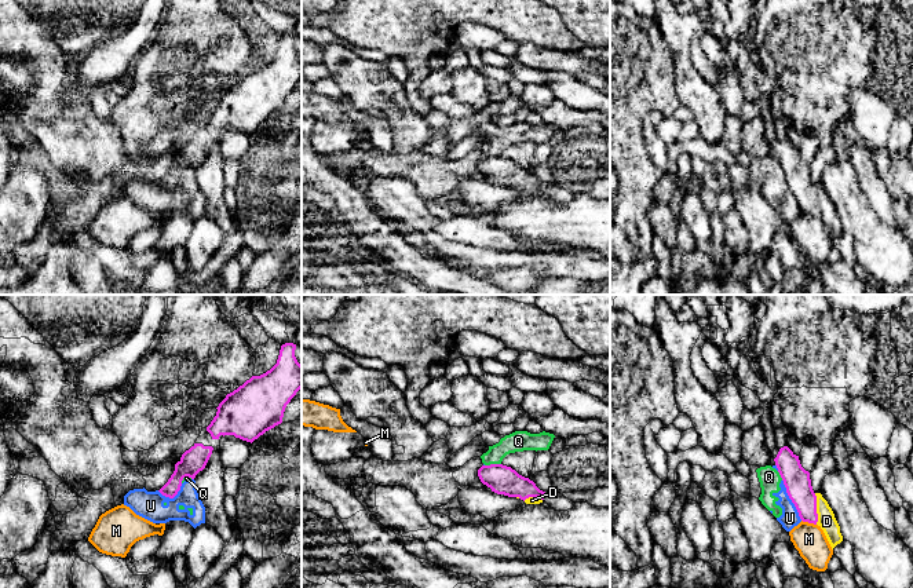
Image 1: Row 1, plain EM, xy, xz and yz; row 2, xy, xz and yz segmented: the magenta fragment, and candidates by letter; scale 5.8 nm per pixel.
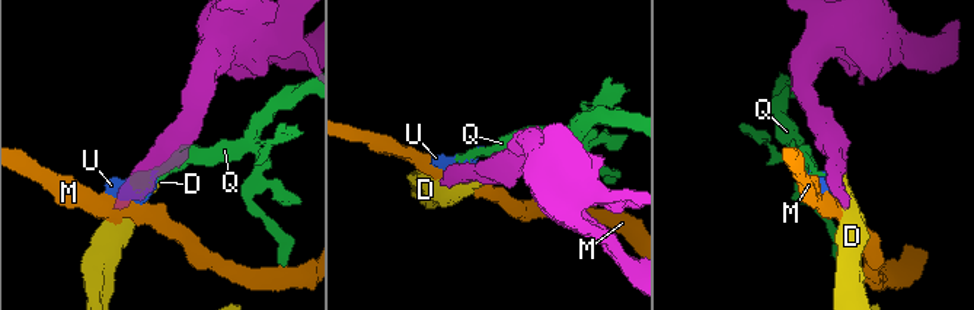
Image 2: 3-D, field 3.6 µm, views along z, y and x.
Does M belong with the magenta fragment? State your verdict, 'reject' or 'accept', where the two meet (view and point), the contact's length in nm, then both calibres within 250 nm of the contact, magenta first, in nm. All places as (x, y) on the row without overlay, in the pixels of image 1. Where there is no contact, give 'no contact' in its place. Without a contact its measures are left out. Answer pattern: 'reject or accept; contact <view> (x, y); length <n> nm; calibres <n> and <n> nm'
reject; contact yz (809, 214); length 90 nm; calibres 150 and 190 nm

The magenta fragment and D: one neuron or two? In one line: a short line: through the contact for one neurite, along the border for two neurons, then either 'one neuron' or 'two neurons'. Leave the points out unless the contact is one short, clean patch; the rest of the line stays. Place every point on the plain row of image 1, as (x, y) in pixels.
one neuron

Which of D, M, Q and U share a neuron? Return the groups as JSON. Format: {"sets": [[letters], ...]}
{"sets": [["D"], ["M"], ["Q", "U"]]}

